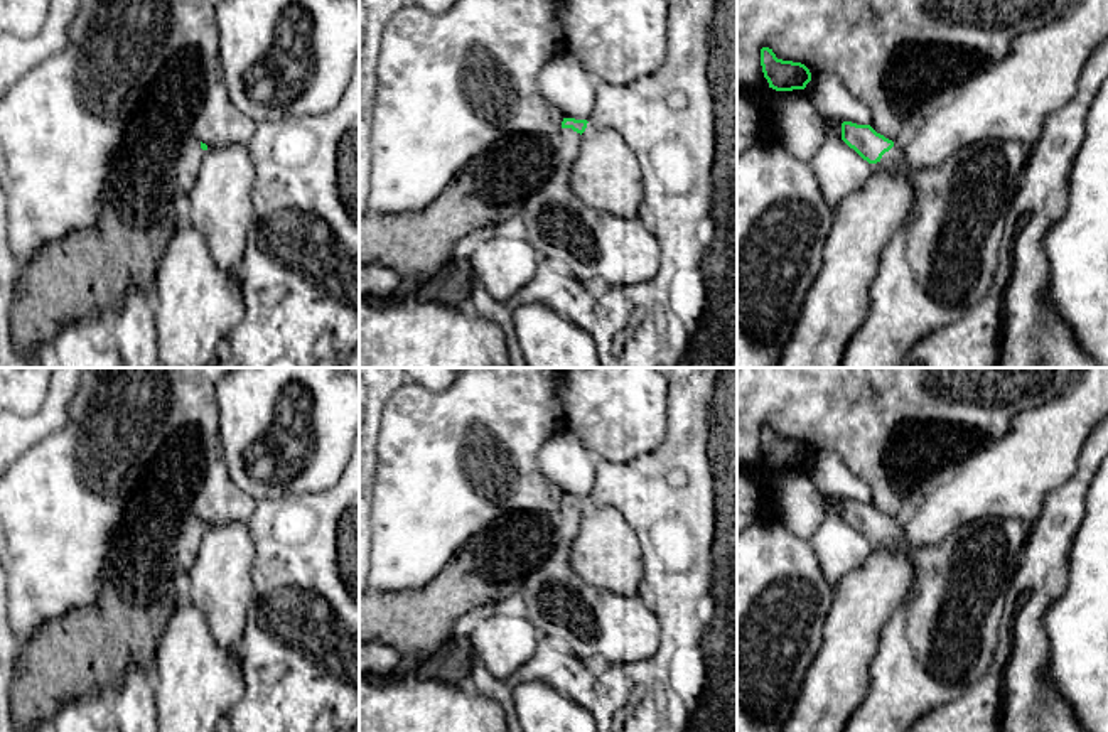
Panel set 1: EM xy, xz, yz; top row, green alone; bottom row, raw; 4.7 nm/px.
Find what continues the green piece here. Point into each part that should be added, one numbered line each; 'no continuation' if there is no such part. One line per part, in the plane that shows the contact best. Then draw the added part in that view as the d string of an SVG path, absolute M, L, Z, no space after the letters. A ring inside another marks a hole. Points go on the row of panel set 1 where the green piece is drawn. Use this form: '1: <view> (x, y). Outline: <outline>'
1: yz (894, 156). Outline: M894 142L894 147L885 152L877 164L872 164L872 169L880 170L885 167L896 167L899 164L902 164L902 145L901 142Z

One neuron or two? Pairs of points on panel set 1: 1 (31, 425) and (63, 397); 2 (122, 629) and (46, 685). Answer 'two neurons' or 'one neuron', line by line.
1: one neuron
2: one neuron

